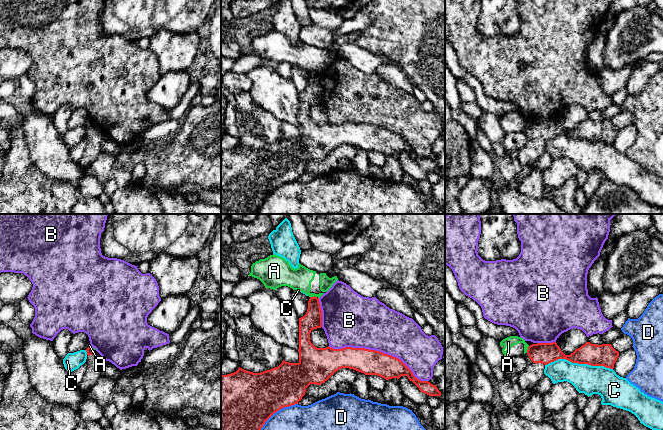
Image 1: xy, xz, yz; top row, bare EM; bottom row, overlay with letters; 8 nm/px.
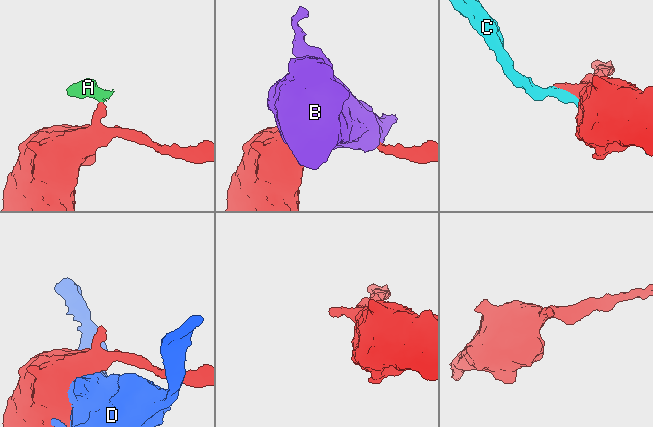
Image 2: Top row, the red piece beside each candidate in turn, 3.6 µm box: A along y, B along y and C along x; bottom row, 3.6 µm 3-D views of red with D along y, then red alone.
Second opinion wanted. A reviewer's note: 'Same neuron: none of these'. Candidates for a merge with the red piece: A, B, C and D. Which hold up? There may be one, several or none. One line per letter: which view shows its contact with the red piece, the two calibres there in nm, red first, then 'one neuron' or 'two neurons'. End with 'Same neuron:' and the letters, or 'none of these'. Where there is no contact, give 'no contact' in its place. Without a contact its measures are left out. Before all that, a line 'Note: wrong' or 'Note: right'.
Note: right
A: contact in xz; calibres 150 and 180 nm; two neurons
B: contact in xz; calibres 200 and 400 nm; two neurons
C: contact in yz; calibres 180 and 240 nm; two neurons
D: contact in xz; calibres 460 and 500 nm; two neurons
Same neuron: none of these

